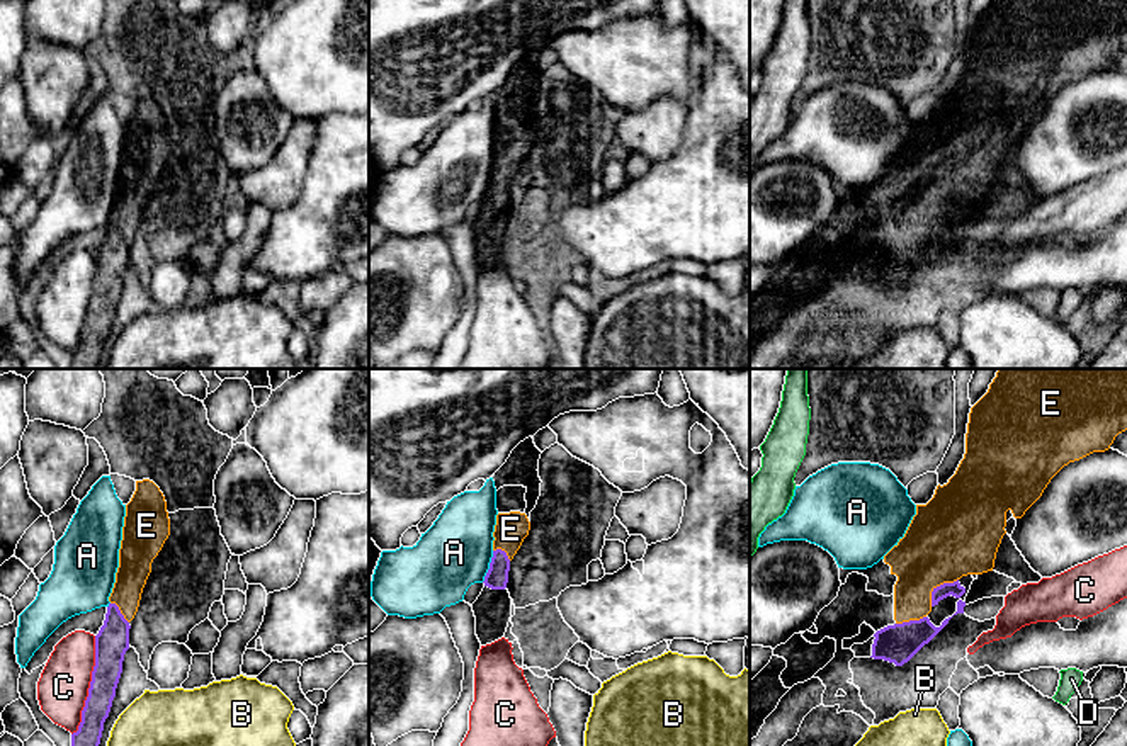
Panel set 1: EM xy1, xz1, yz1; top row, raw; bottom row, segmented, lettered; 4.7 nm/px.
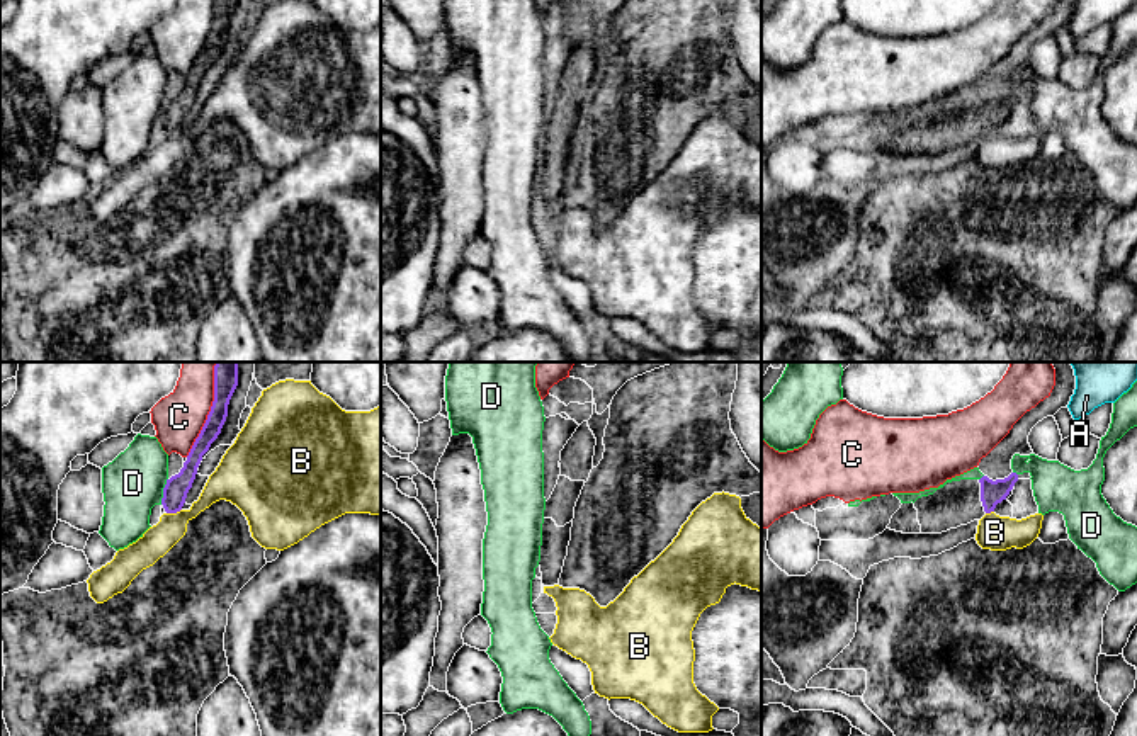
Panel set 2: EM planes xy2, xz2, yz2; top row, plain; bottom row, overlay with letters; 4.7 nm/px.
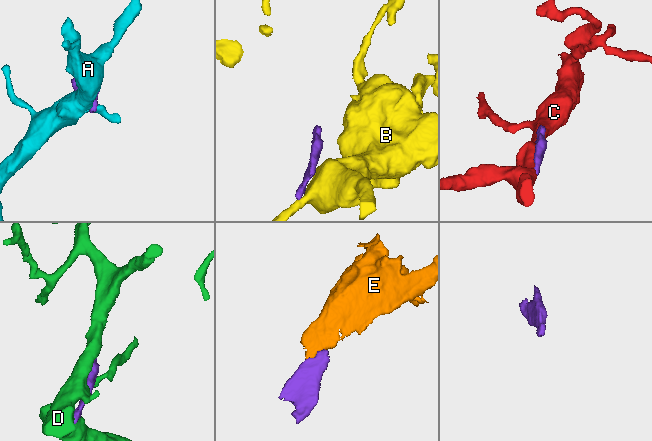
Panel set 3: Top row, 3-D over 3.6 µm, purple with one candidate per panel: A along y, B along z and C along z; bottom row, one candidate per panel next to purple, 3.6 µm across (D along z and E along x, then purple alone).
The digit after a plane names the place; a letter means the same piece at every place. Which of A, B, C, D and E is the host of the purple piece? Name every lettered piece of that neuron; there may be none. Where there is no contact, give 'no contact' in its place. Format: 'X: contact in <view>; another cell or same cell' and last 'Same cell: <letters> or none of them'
A: contact in xz1; another cell
B: contact in xy2; another cell
C: contact in xy1; another cell
D: contact in xy2; another cell
E: contact in yz1; same cell
Same cell: E

